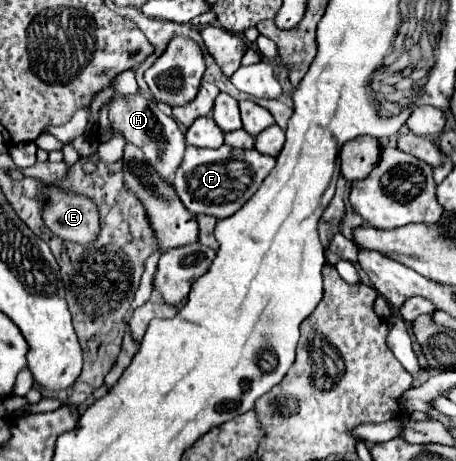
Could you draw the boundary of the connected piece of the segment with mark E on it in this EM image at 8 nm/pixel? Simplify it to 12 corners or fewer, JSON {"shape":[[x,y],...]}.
{"shape":[[54,185],[46,226],[64,240],[80,244],[100,232],[92,200]]}

